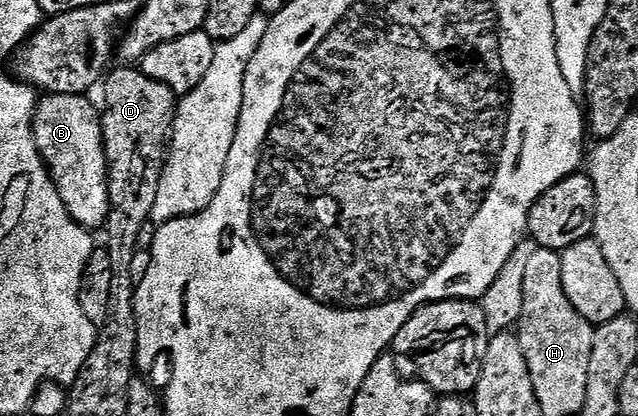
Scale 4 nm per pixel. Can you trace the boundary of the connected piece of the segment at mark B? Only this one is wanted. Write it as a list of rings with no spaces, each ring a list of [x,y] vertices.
[[[43,95],[37,101],[32,127],[34,144],[38,147],[49,179],[56,186],[70,219],[77,227],[95,230],[109,221],[112,209],[100,112],[86,99],[85,95]]]

